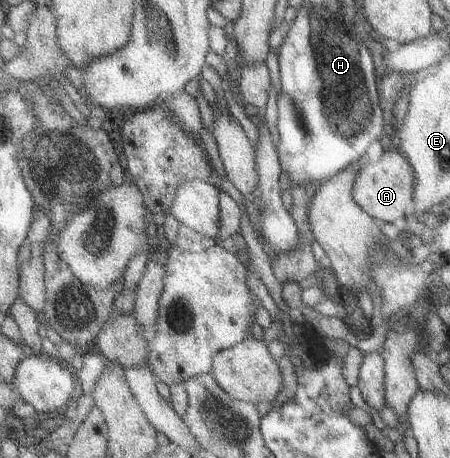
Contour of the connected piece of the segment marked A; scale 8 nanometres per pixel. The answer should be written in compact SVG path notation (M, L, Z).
M398 147L391 148L384 152L378 160L365 160L362 163L358 180L354 189L355 199L372 216L375 216L382 223L399 221L407 218L407 207L411 203L413 195L414 168L410 160Z

